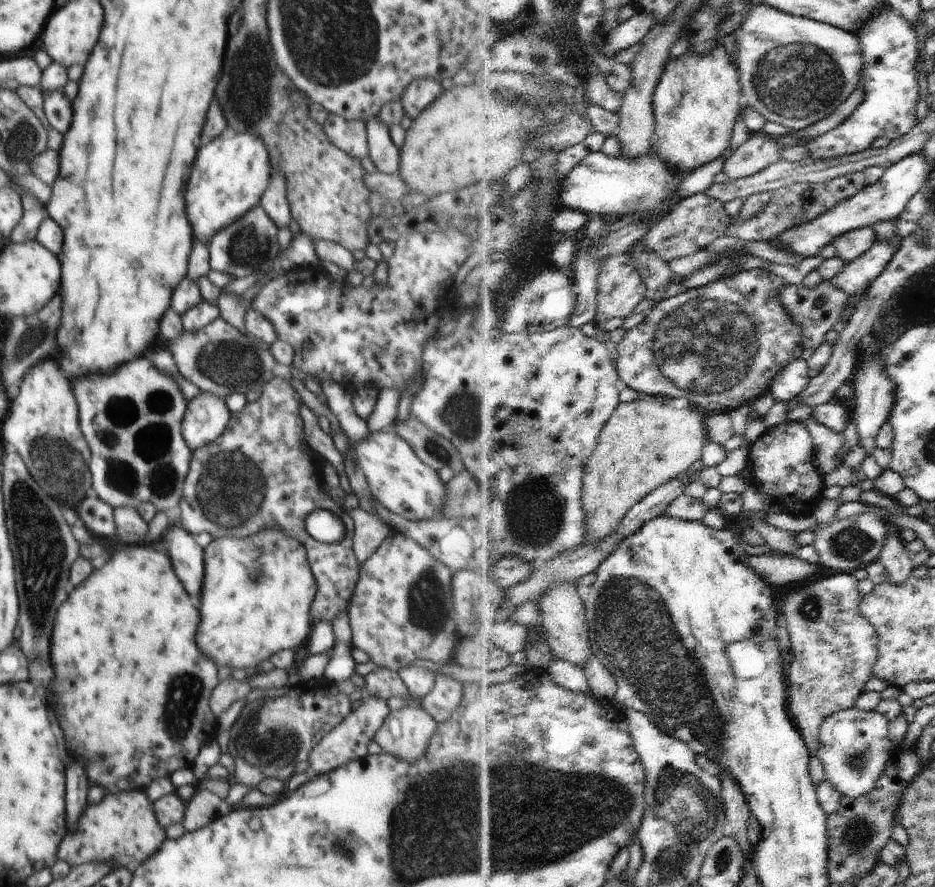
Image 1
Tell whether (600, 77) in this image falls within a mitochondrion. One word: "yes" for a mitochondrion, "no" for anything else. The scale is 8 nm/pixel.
no

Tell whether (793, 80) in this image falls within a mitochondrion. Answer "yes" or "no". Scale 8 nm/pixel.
yes

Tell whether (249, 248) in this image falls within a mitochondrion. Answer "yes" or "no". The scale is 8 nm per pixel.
yes

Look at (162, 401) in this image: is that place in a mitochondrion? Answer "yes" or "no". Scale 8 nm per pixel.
yes

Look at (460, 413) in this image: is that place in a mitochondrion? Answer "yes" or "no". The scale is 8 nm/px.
yes

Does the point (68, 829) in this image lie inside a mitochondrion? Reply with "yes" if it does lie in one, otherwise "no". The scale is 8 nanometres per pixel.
no

